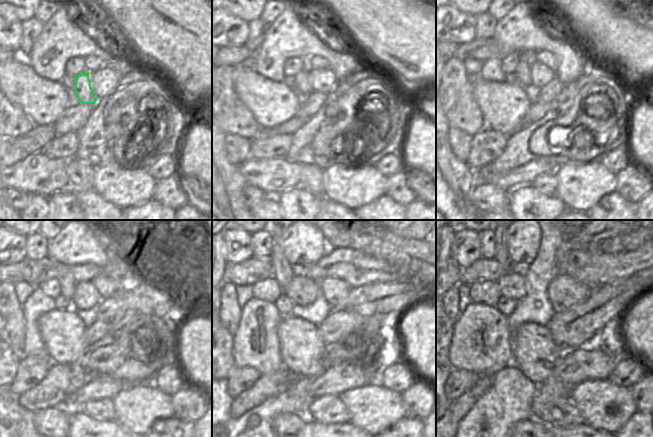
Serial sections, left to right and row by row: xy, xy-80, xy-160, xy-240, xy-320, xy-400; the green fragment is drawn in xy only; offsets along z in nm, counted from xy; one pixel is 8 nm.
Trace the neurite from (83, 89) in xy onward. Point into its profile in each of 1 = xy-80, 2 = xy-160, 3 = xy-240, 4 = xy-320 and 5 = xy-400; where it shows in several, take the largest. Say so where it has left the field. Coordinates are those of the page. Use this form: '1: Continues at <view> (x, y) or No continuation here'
1: Continues at xy-80 (302, 84)
2: Continues at xy-160 (523, 69)
3: Continues at xy-240 (67, 283)
4: Continues at xy-320 (283, 272)
5: Continues at xy-400 (501, 254).

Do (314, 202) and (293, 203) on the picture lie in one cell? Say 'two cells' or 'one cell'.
one cell

